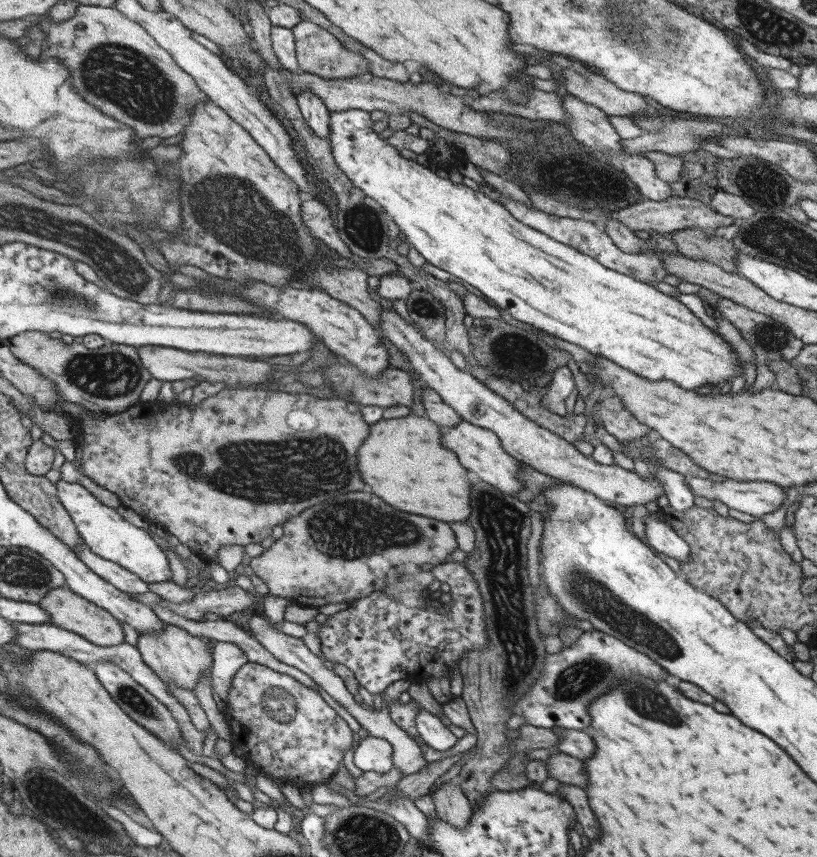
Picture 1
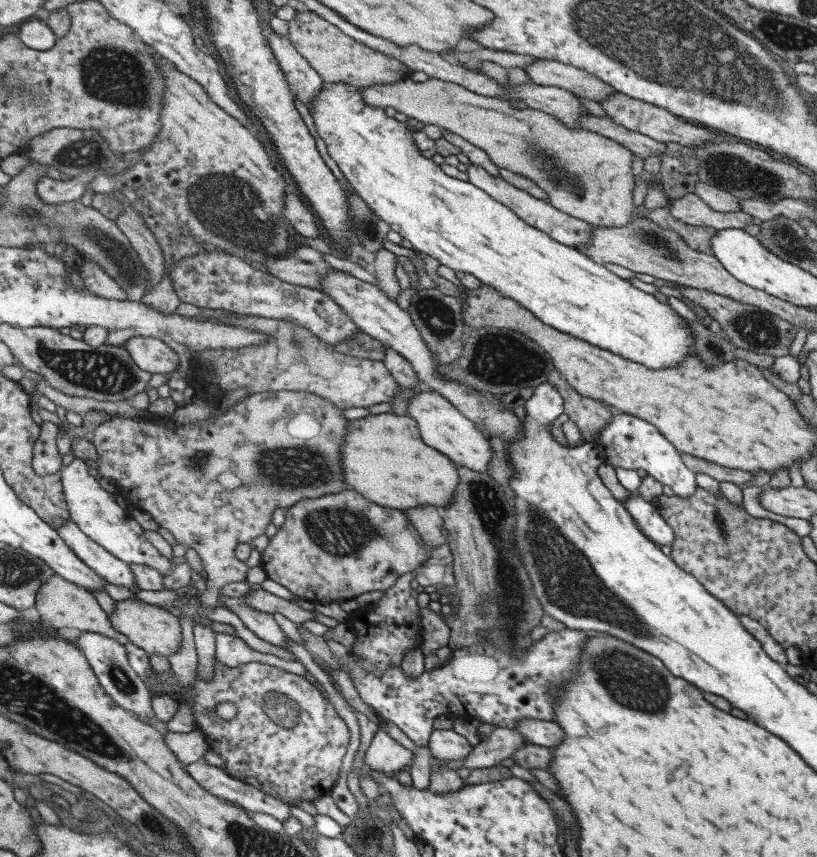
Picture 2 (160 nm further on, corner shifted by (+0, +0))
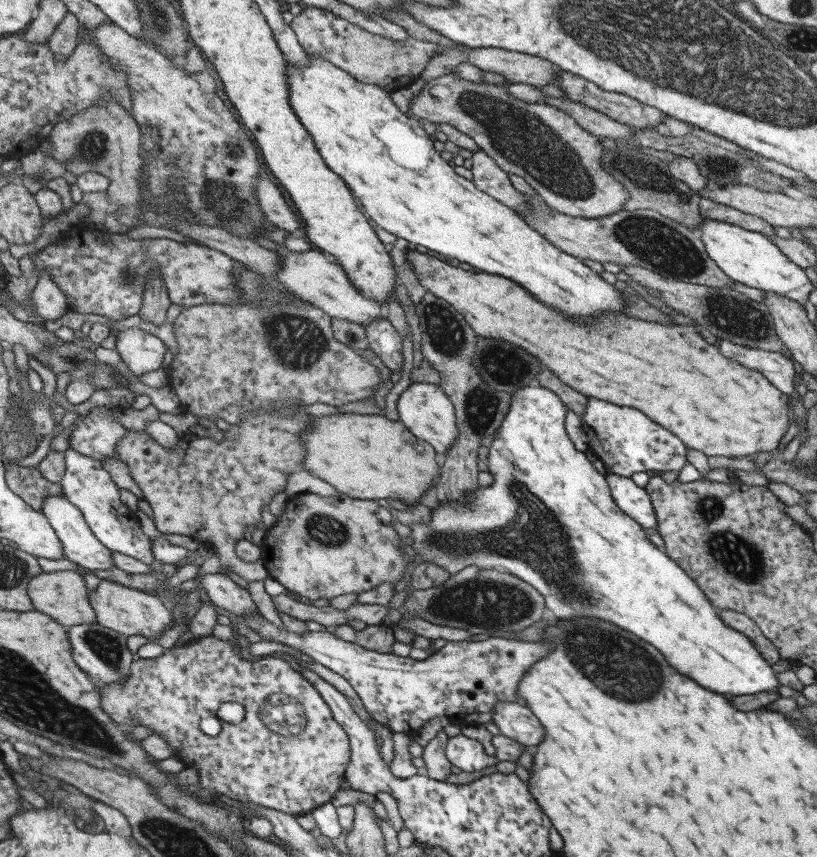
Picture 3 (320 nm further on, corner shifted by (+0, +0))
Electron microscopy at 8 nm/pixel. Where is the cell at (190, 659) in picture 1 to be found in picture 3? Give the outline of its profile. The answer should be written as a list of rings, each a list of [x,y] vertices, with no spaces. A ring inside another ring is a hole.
[[[101,580],[98,587],[90,594],[91,604],[96,610],[99,624],[113,629],[124,637],[144,636],[145,638],[157,638],[171,626],[171,614],[163,606],[163,602],[155,596],[149,596],[139,590],[131,590],[125,586],[109,580]]]

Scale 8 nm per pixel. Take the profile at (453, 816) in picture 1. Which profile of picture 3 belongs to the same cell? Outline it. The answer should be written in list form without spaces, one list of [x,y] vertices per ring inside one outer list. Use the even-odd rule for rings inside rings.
[[[442,730],[429,740],[422,750],[421,758],[424,760],[425,770],[422,773],[426,774],[429,778],[438,781],[445,781],[446,776],[451,773],[451,763],[447,760],[444,753],[444,748],[447,742],[447,735]]]

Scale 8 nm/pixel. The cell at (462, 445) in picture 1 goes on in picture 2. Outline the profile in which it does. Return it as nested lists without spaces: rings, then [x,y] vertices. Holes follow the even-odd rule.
[[[427,388],[409,398],[407,414],[416,424],[421,440],[436,452],[443,452],[451,462],[472,471],[486,473],[488,462],[491,461],[493,451],[483,432],[476,429],[467,417],[464,417],[446,398],[435,390]]]

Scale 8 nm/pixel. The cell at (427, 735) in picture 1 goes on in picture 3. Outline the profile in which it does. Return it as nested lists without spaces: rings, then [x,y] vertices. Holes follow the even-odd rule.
[[[461,733],[447,739],[444,753],[447,760],[463,772],[481,770],[497,763],[494,756],[485,755],[479,741],[465,737]]]

